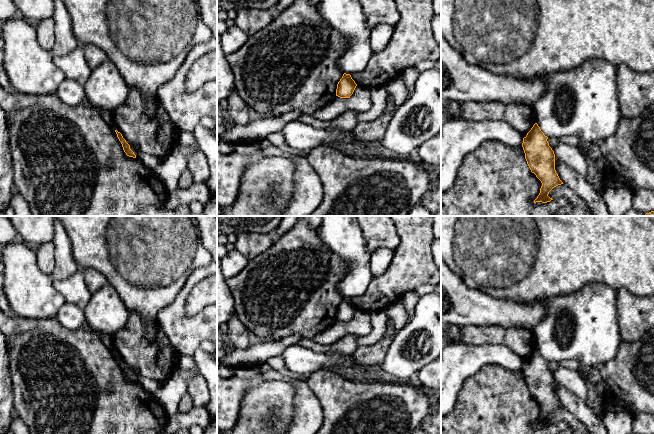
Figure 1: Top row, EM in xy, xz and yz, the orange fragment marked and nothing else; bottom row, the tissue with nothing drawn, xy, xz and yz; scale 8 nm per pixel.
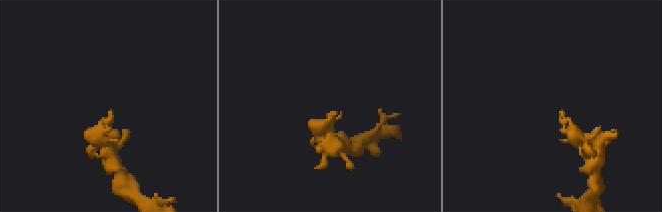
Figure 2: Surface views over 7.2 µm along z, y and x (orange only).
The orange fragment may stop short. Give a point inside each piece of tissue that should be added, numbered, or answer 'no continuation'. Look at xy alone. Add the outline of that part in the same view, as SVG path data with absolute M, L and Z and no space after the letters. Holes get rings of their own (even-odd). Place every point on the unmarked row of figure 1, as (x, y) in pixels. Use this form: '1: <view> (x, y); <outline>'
no continuation

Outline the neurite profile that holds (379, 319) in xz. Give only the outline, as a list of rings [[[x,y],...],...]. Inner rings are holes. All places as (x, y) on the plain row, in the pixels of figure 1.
[[[385,310],[371,312],[372,330],[365,336],[356,336],[358,346],[373,345],[379,341],[386,331],[388,316]]]

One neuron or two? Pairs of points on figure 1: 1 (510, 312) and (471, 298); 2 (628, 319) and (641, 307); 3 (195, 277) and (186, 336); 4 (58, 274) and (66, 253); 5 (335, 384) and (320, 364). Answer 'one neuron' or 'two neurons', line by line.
1: one neuron
2: one neuron
3: one neuron
4: one neuron
5: two neurons

